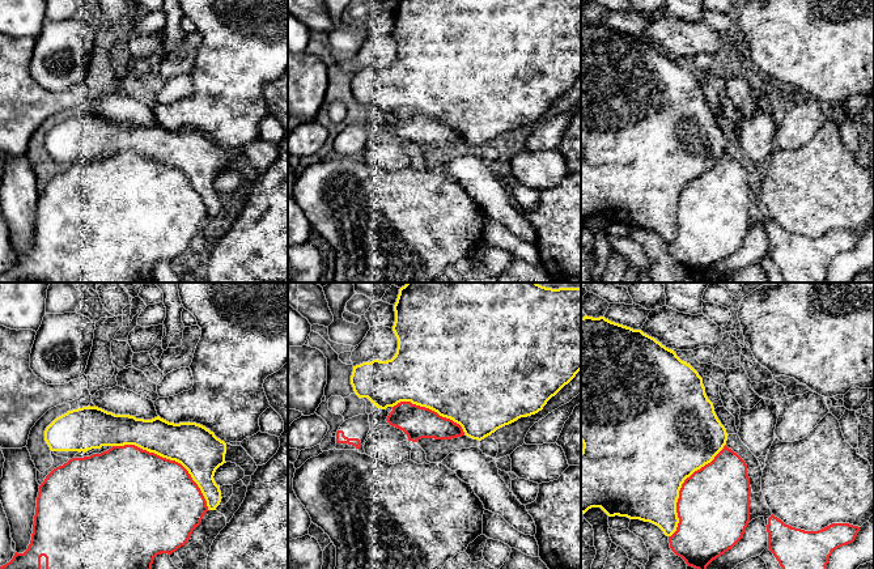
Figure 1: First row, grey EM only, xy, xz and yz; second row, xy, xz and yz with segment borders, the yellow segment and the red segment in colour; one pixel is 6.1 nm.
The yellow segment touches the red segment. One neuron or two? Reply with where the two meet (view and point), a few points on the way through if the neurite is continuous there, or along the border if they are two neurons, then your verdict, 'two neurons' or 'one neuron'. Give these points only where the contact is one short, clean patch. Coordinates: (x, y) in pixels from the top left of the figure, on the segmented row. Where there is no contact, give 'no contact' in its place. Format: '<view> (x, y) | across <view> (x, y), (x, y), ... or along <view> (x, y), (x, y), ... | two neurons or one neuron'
xy (169, 458) | one neuron

